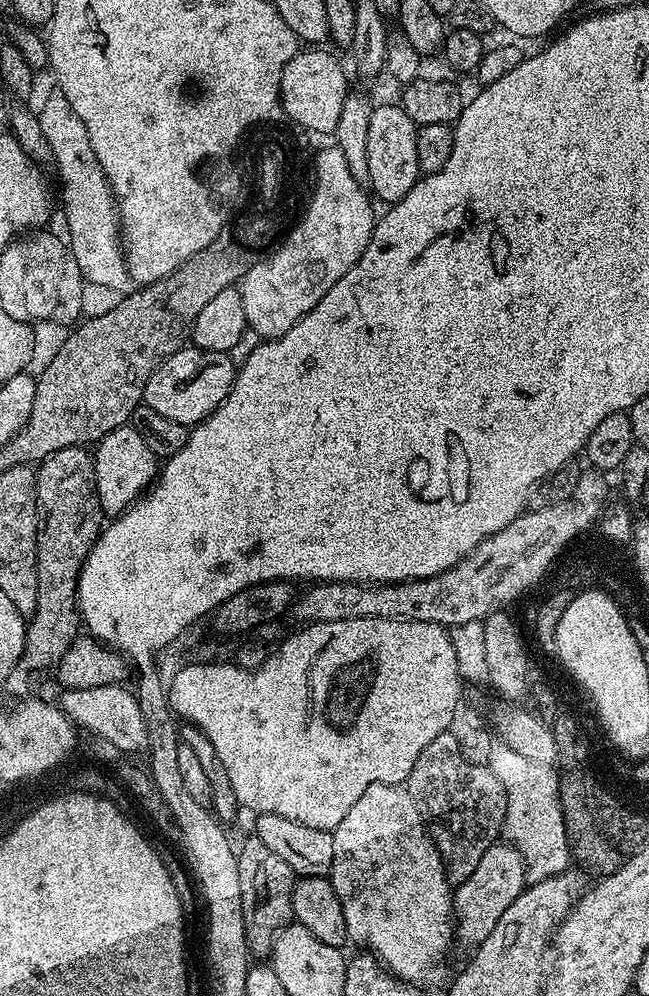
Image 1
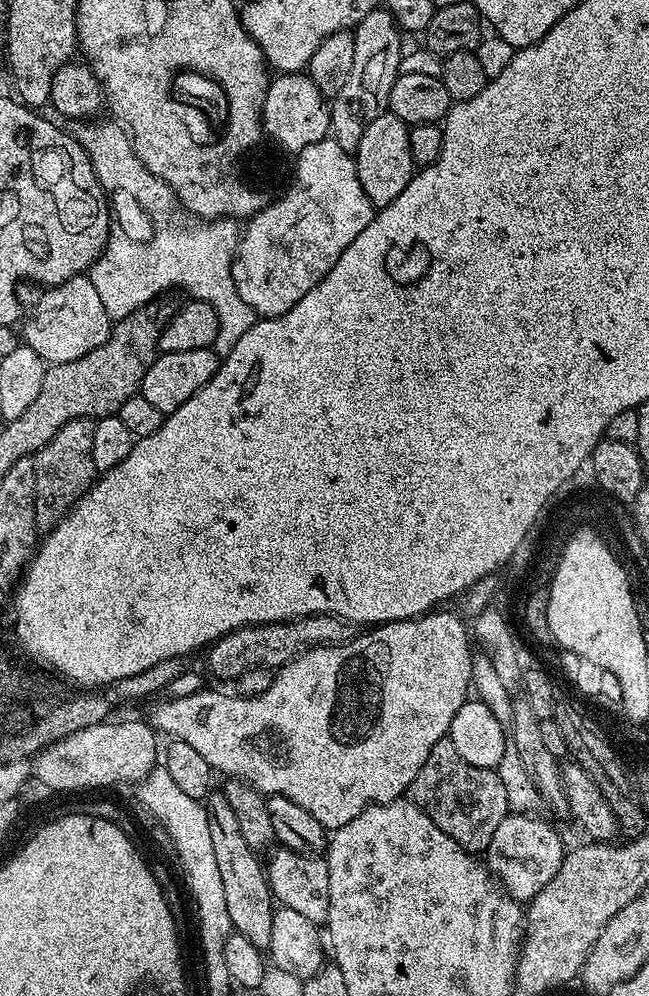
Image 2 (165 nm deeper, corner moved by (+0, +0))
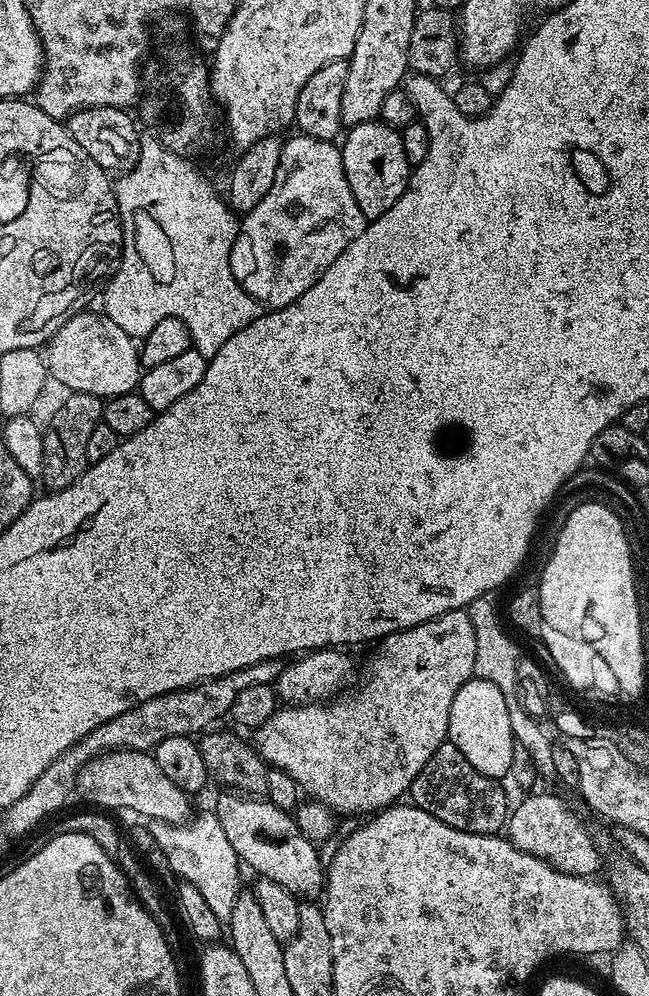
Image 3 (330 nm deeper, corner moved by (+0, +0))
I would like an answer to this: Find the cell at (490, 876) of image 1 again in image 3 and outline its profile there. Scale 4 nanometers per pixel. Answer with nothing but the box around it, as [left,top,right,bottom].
[506,794,600,878]

